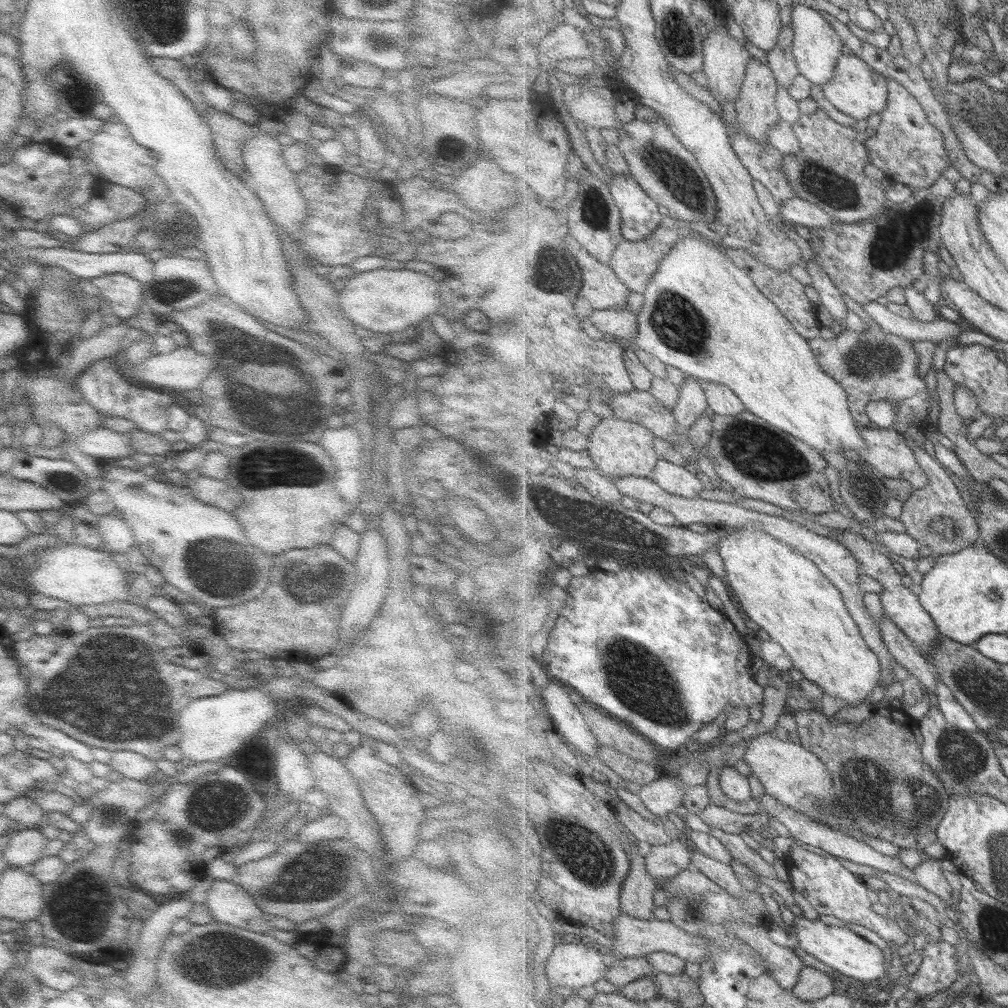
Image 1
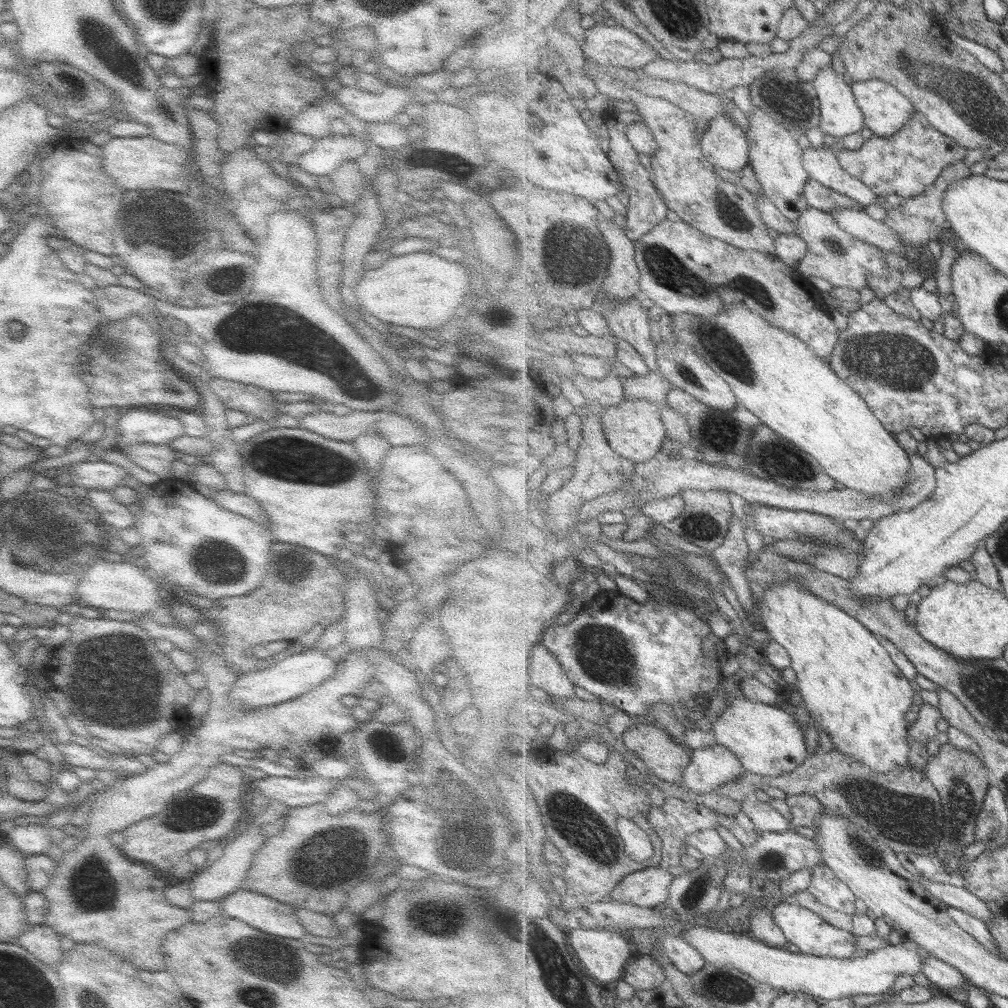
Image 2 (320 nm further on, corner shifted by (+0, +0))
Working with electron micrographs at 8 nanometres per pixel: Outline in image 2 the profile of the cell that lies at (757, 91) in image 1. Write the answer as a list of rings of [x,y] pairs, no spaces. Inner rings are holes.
[[[754,107],[749,116],[750,164],[760,183],[762,194],[770,198],[795,228],[802,212],[810,206],[805,198],[805,185],[810,176],[804,168],[803,149],[791,130],[775,121],[764,110]]]

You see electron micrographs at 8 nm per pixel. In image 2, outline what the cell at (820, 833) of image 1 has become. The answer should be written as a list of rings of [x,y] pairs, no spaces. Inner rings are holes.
[[[916,875],[916,877],[934,897],[941,901],[941,904],[966,912],[986,923],[994,918],[993,911],[988,907],[987,902],[975,896],[967,887],[959,888],[952,884],[931,882],[922,876]]]

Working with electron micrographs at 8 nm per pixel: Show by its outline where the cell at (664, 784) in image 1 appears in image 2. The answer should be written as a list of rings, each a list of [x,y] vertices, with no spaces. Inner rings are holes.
[[[715,743],[691,753],[681,787],[691,792],[693,798],[696,793],[708,795],[721,784],[740,778],[746,771],[732,750]]]

